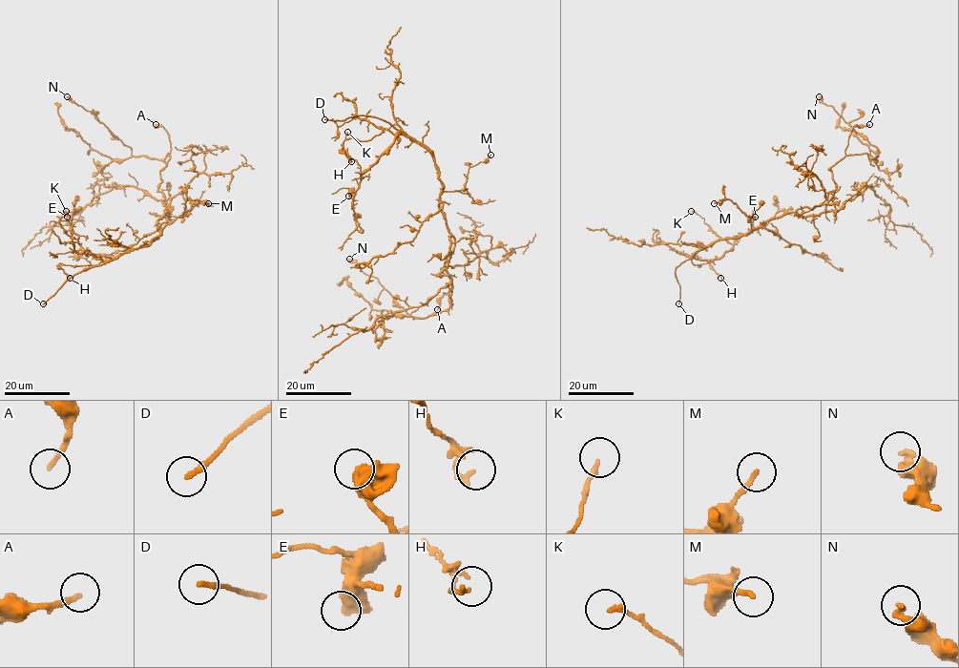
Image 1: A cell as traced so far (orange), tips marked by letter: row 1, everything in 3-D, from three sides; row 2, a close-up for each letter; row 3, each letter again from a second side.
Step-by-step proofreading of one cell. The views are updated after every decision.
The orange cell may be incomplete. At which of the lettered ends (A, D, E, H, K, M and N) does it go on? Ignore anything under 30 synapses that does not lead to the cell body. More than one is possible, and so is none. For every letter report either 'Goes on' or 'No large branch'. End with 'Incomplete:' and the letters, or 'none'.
A: No large branch
D: Goes on
E: No large branch
H: No large branch
K: No large branch
M: No large branch
N: No large branch
Incomplete: D

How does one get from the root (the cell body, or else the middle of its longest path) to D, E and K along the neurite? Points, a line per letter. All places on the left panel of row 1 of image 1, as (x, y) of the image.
D: (167, 212), (157, 220), (160, 233), (153, 240), (98, 266), (74, 274), (43, 303)
E: (167, 212), (157, 220), (160, 233), (156, 238), (112, 260), (96, 260), (86, 251), (67, 217)
K: (167, 212), (157, 220), (160, 233), (147, 244), (112, 260), (96, 260), (64, 230), (59, 219), (66, 211)

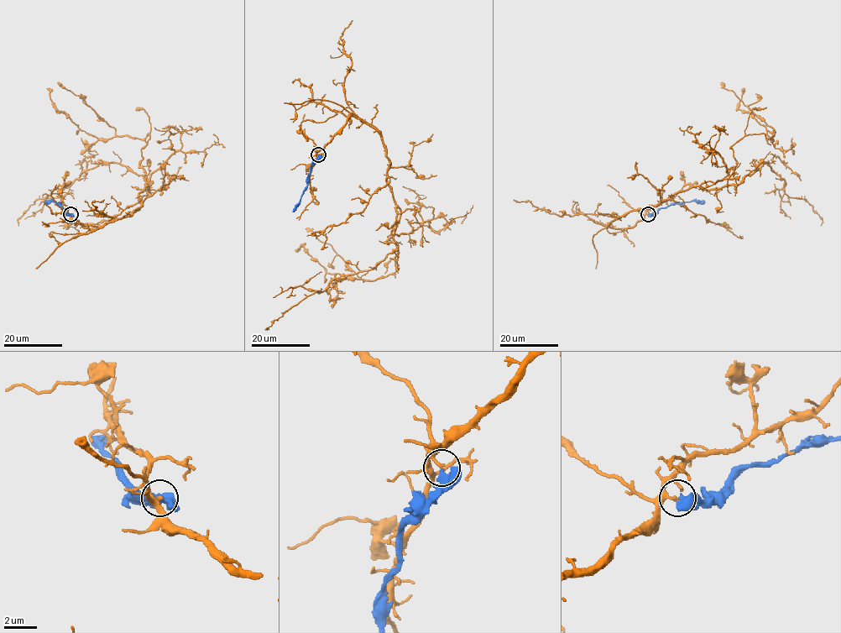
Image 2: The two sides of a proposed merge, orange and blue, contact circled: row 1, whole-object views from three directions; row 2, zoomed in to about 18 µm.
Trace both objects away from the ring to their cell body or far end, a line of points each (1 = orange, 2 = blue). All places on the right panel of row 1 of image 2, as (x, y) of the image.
1: (648, 213), (632, 227), (608, 225), (722, 180), (745, 136), (774, 137), (739, 107), (744, 88)
2: (648, 214), (654, 214), (670, 205), (697, 201), (704, 203)

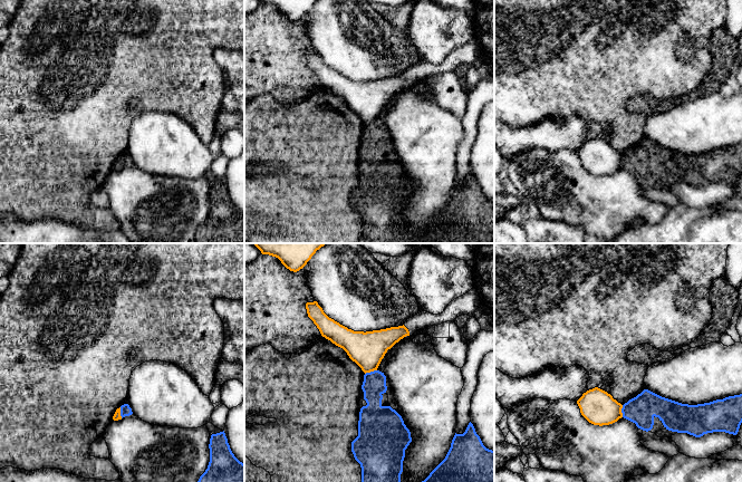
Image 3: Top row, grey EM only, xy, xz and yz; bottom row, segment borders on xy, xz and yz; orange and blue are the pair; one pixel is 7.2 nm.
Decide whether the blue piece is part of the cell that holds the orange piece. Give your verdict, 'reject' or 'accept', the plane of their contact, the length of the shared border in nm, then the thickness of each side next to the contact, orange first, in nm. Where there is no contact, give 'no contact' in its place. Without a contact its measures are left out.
reject | xz | 90 nm | 260/170 nm

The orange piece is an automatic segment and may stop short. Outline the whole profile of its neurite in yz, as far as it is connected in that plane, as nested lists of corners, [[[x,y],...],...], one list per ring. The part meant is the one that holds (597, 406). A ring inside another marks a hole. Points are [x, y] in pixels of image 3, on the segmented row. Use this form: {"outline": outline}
{"outline": [[[598,387],[584,393],[577,404],[581,415],[594,425],[609,425],[623,417],[623,405]]]}

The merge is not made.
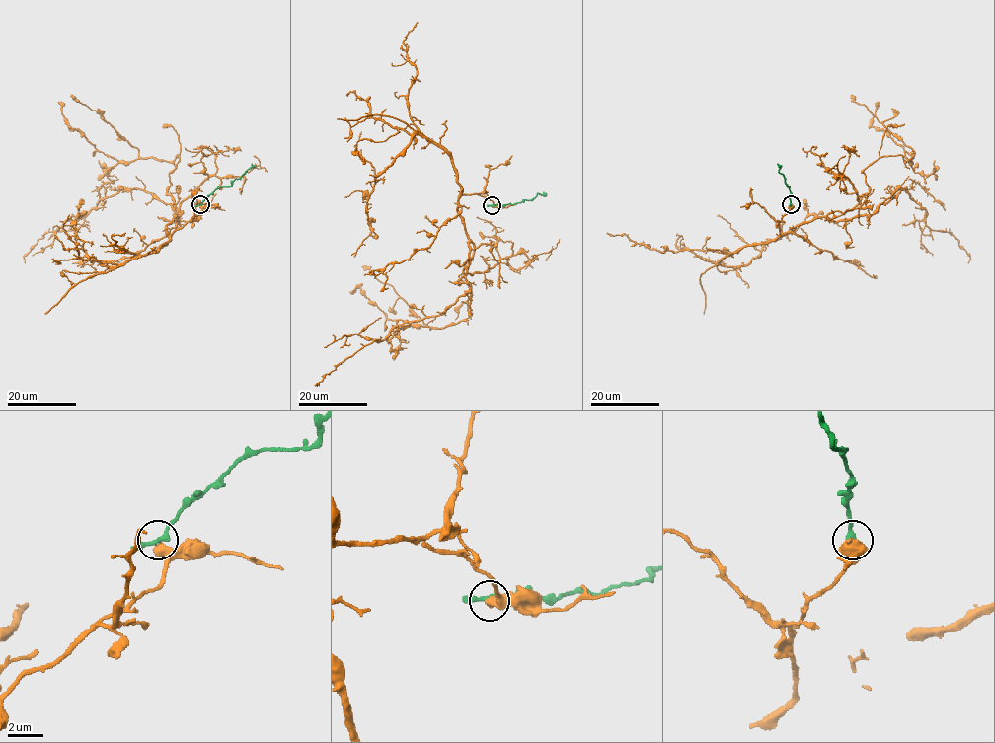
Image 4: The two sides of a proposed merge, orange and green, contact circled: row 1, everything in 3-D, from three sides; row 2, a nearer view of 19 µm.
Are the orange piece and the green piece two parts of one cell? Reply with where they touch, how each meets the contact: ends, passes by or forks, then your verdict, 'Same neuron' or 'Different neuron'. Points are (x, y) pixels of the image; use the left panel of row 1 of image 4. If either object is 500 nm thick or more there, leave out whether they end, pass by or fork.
Place: (200, 204). At the ring orange passes by. At the ring green passes by. Different neuron

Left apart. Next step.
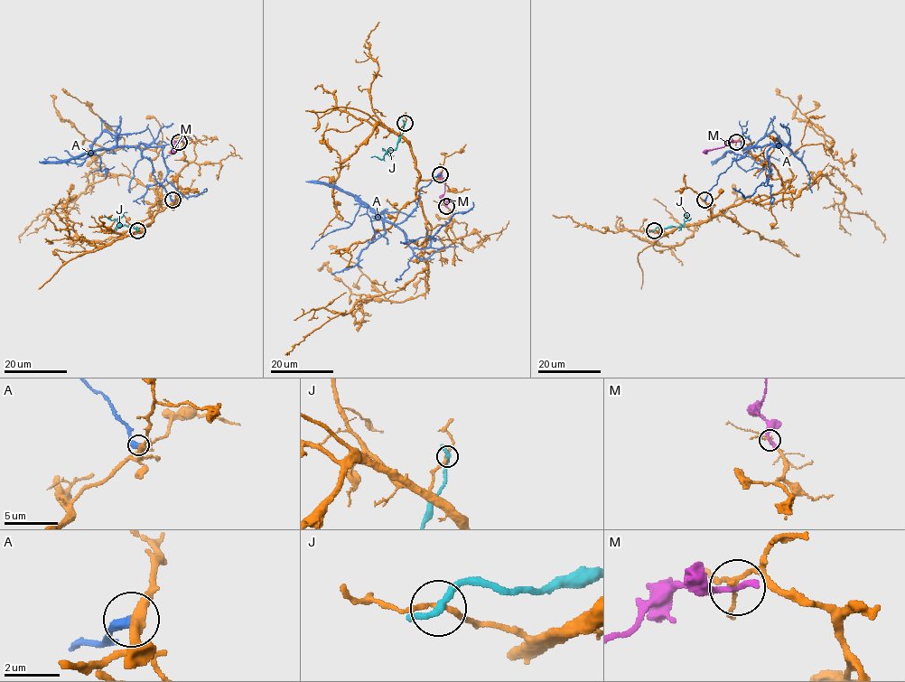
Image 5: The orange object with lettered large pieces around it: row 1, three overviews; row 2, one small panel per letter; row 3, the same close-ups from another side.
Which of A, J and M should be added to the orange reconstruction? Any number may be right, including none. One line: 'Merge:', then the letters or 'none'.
Merge: none

